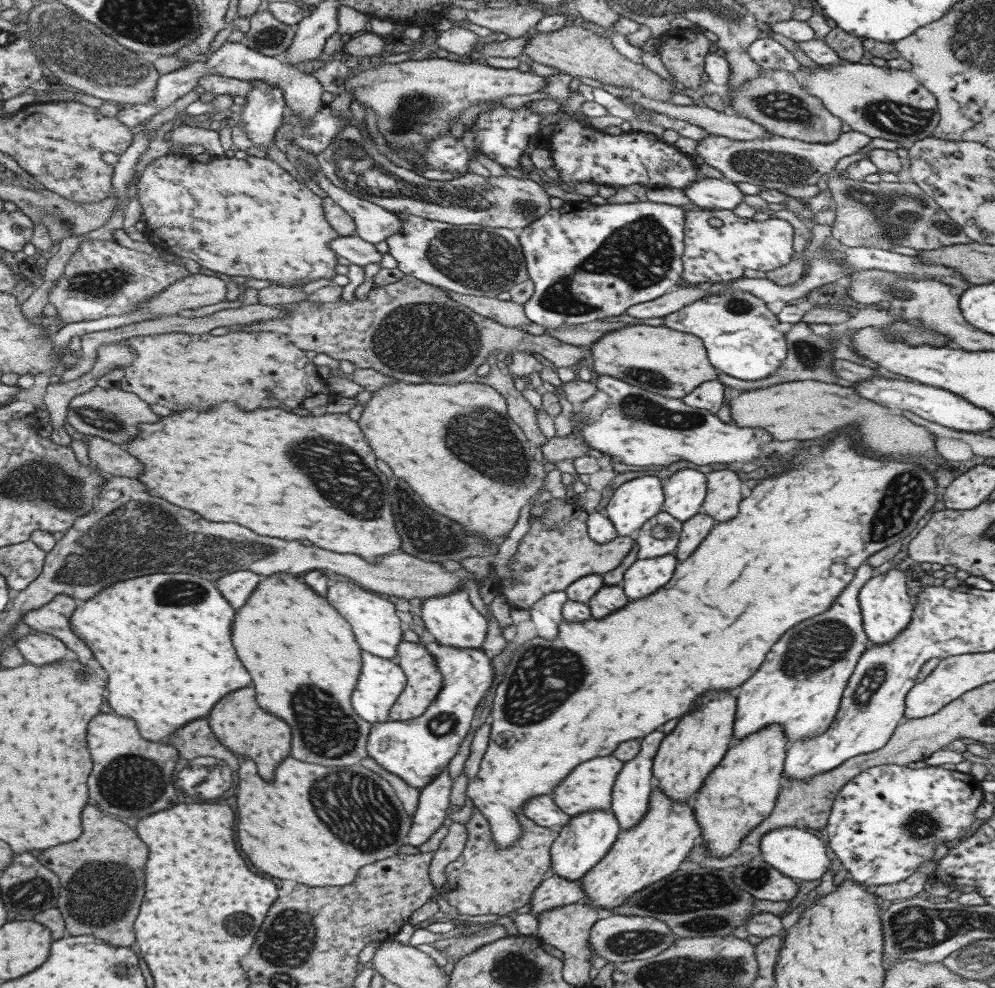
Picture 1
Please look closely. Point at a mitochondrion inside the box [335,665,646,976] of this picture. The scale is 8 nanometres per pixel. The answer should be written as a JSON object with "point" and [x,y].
{"point":[441,724]}

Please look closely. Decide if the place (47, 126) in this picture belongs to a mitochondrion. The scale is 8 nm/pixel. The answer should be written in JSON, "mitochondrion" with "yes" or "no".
{"mitochondrion":"no"}

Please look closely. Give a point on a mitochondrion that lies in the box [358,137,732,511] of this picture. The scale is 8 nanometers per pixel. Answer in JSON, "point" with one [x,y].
{"point":[640,254]}

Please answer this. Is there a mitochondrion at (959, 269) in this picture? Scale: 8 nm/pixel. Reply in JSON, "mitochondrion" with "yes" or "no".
{"mitochondrion":"no"}

